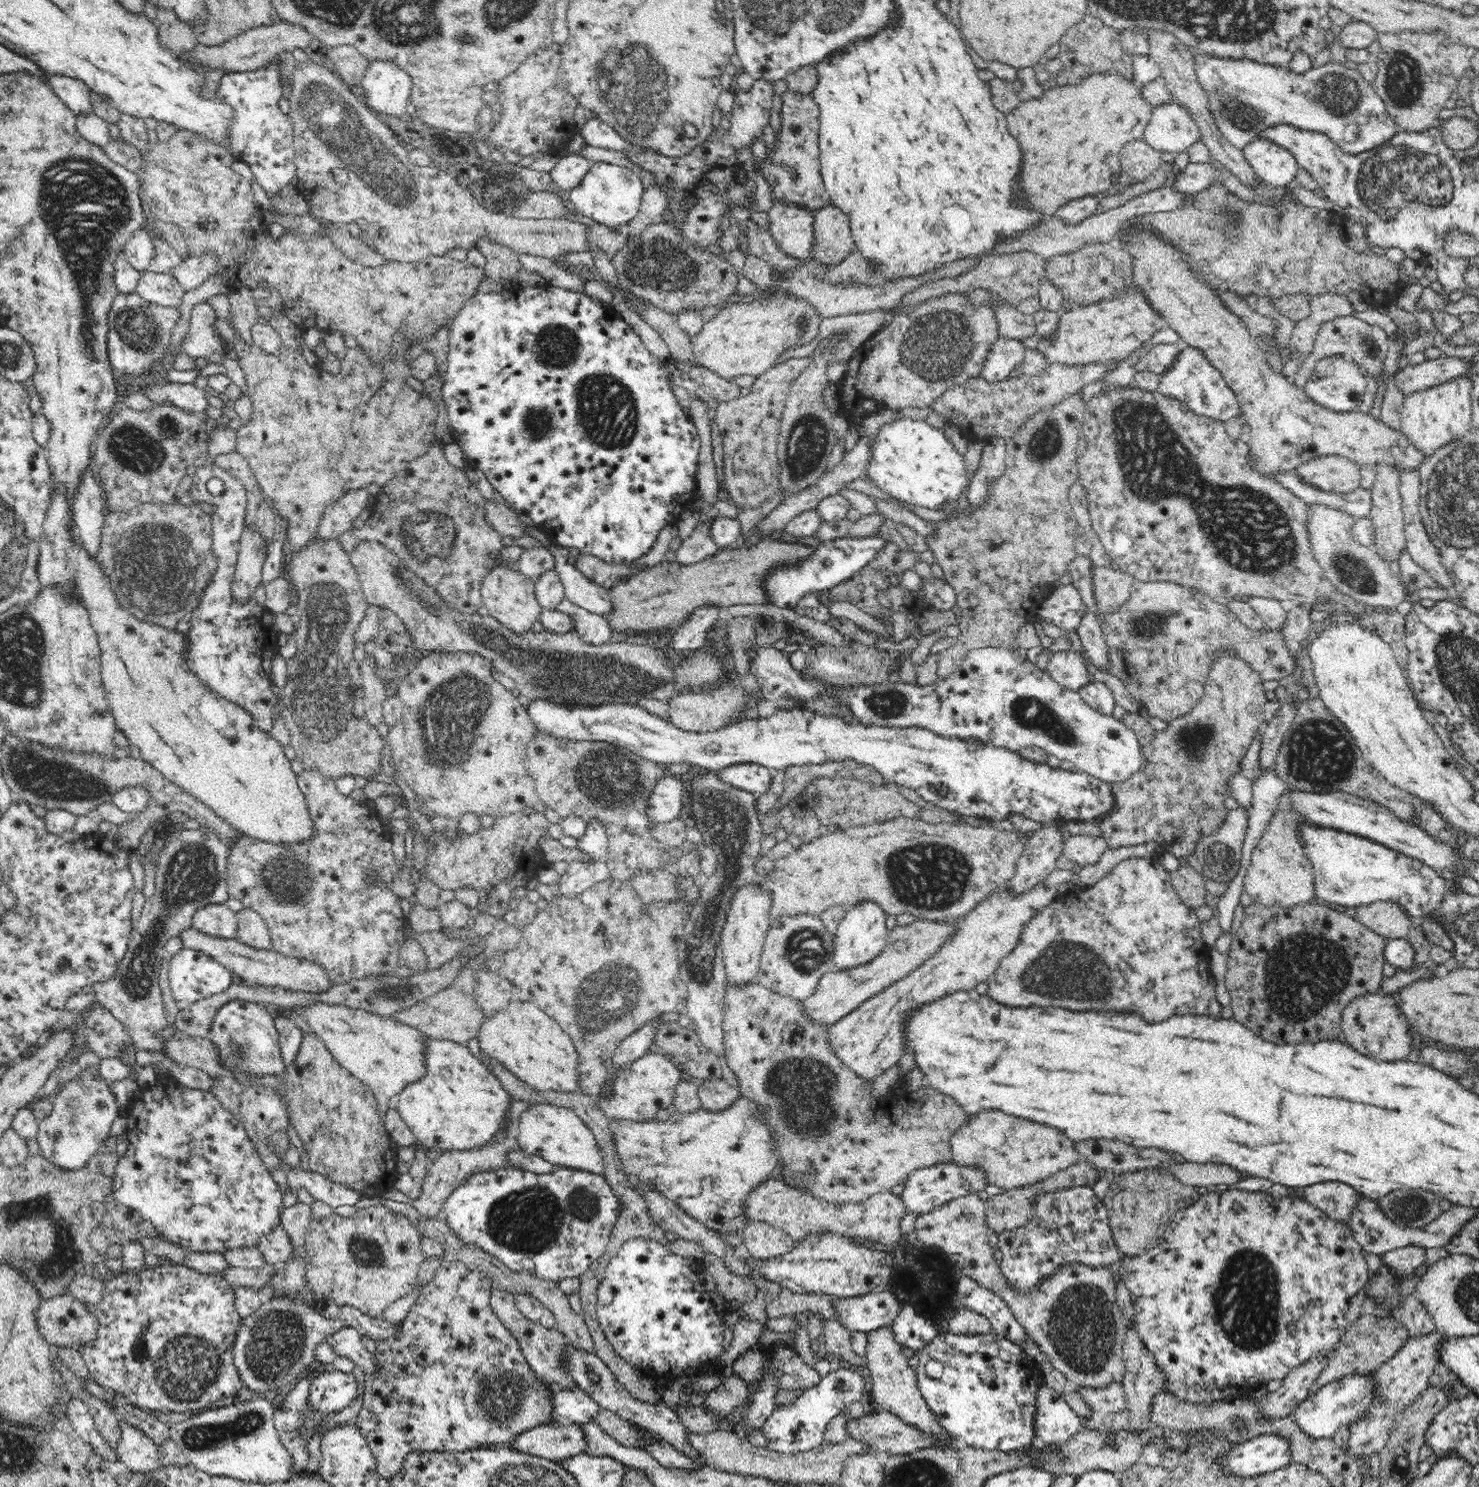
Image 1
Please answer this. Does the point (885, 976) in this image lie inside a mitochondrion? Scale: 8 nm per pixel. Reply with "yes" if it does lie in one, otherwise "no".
no

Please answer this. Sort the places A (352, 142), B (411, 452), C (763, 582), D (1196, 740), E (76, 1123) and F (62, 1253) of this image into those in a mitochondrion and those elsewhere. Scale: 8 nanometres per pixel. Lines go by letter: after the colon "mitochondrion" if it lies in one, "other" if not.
A: mitochondrion
B: other
C: other
D: mitochondrion
E: mitochondrion
F: mitochondrion

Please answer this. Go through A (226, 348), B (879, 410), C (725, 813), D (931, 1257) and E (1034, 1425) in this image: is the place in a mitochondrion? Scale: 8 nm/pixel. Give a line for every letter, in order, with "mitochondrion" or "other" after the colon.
A: other
B: other
C: mitochondrion
D: mitochondrion
E: other

